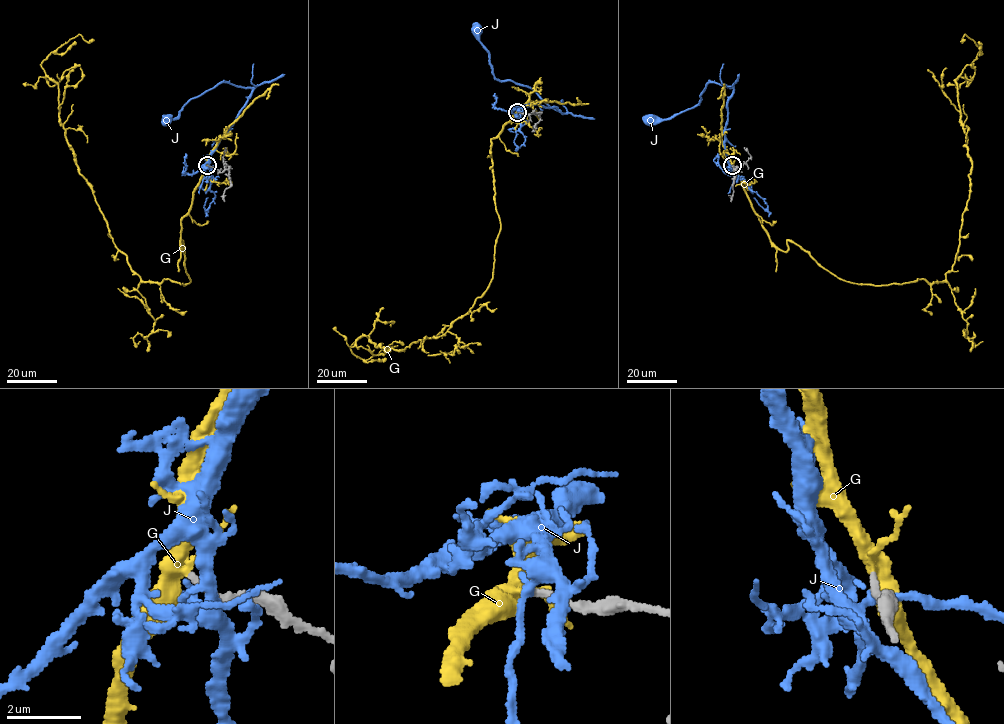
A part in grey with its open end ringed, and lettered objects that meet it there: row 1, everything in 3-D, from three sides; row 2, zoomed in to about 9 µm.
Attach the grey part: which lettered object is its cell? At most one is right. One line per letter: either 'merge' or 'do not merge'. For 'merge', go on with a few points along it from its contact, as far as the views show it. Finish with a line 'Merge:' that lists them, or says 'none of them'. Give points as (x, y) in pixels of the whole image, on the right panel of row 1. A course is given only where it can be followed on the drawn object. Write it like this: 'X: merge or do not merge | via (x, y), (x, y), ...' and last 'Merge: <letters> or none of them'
G: merge | via (732, 165), (784, 251), (793, 241), (856, 284), (942, 282), (969, 200), (955, 79), (980, 49), (964, 40)
J: do not merge
Merge: G

